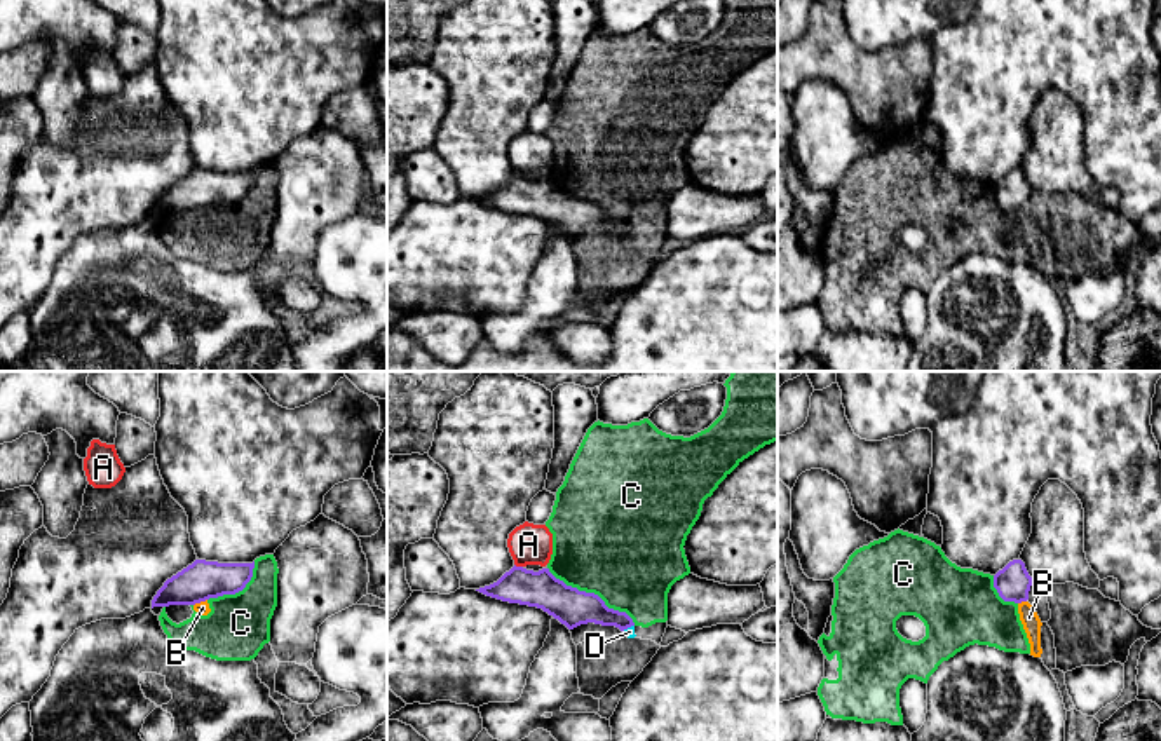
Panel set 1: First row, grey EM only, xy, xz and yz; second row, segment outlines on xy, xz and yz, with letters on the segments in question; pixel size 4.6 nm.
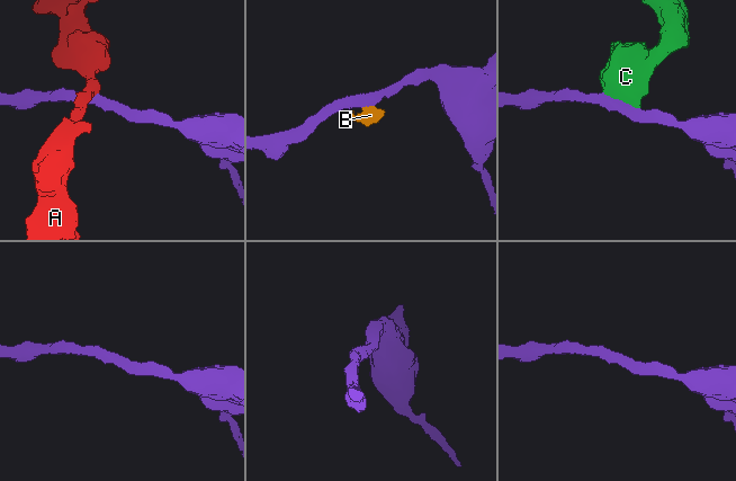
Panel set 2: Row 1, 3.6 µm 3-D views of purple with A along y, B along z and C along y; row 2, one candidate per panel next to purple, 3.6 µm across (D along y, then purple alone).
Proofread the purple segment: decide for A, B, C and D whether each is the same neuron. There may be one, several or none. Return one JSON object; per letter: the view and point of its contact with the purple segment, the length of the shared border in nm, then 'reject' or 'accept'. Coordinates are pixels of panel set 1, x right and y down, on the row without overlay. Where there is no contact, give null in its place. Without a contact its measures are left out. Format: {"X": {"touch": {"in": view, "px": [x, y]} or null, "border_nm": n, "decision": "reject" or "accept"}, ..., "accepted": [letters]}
{"A": {"touch": {"in": "xz", "px": [518, 176]}, "border_nm": 40, "decision": "reject"}, "B": {"touch": {"in": "xy", "px": [199, 211]}, "border_nm": 70, "decision": "reject"}, "C": {"touch": {"in": "xz", "px": [591, 203]}, "border_nm": 480, "decision": "reject"}, "D": {"touch": {"in": "xz", "px": [628, 236]}, "border_nm": 70, "decision": "reject"}, "accepted": []}

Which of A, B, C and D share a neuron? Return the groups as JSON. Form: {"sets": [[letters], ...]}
{"sets": [["A"], ["B", "C", "D"]]}

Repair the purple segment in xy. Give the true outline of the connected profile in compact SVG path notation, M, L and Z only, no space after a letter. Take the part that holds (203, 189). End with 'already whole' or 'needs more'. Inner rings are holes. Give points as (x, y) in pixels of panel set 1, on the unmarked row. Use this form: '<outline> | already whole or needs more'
M195 169L164 192L152 209L153 216L195 214L209 207L235 204L253 187L253 173L218 173Z | already whole

